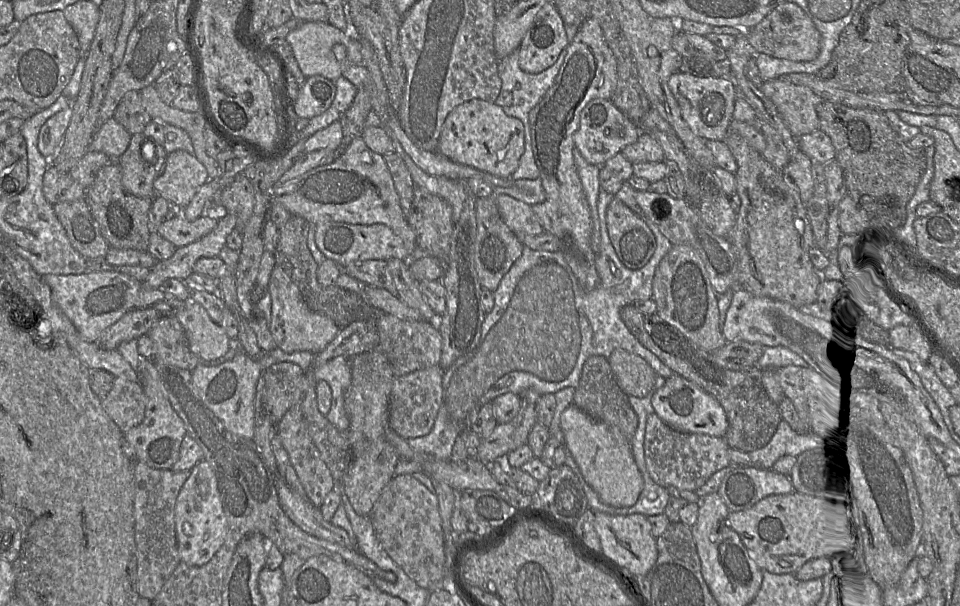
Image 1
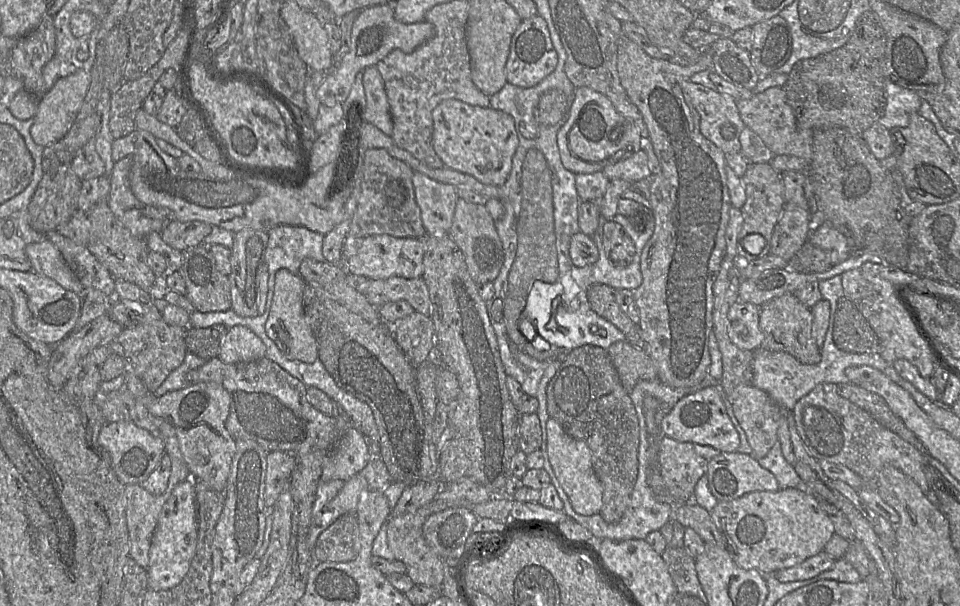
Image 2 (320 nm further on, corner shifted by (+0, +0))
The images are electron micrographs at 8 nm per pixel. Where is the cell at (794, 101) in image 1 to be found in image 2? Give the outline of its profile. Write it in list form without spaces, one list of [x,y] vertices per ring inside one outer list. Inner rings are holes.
[[[770,87],[762,92],[753,92],[747,99],[737,100],[737,108],[745,126],[753,130],[775,155],[793,155],[811,161],[813,154],[813,129],[801,129],[796,116],[786,100],[783,87]]]

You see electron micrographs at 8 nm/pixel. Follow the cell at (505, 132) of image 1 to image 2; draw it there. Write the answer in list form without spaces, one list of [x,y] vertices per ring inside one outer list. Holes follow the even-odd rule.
[[[446,99],[434,108],[432,116],[433,147],[446,167],[471,175],[487,185],[502,186],[506,182],[519,145],[511,115],[491,107],[482,108],[456,99]]]

